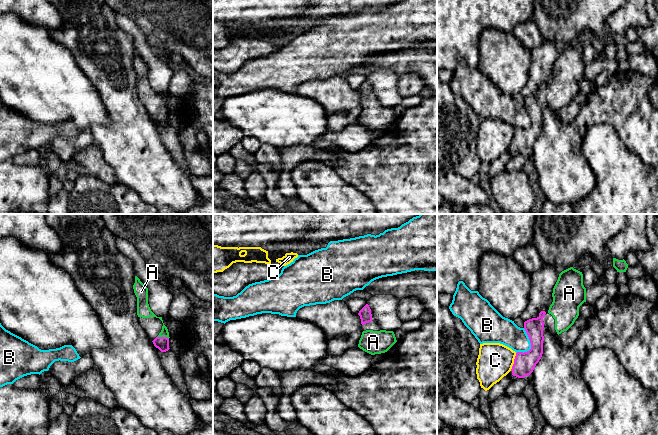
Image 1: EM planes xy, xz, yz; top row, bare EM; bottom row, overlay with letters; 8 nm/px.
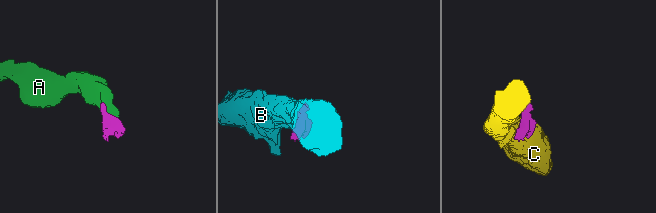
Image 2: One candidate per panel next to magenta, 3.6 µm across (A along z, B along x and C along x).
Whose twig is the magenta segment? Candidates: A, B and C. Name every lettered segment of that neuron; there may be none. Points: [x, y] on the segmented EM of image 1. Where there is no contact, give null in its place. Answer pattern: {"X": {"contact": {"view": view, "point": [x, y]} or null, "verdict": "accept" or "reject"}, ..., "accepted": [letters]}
{"A": {"contact": {"view": "xy", "point": [163, 337]}, "verdict": "accept"}, "B": {"contact": {"view": "yz", "point": [531, 345]}, "verdict": "reject"}, "C": {"contact": {"view": "yz", "point": [514, 362]}, "verdict": "reject"}, "accepted": ["A"]}

